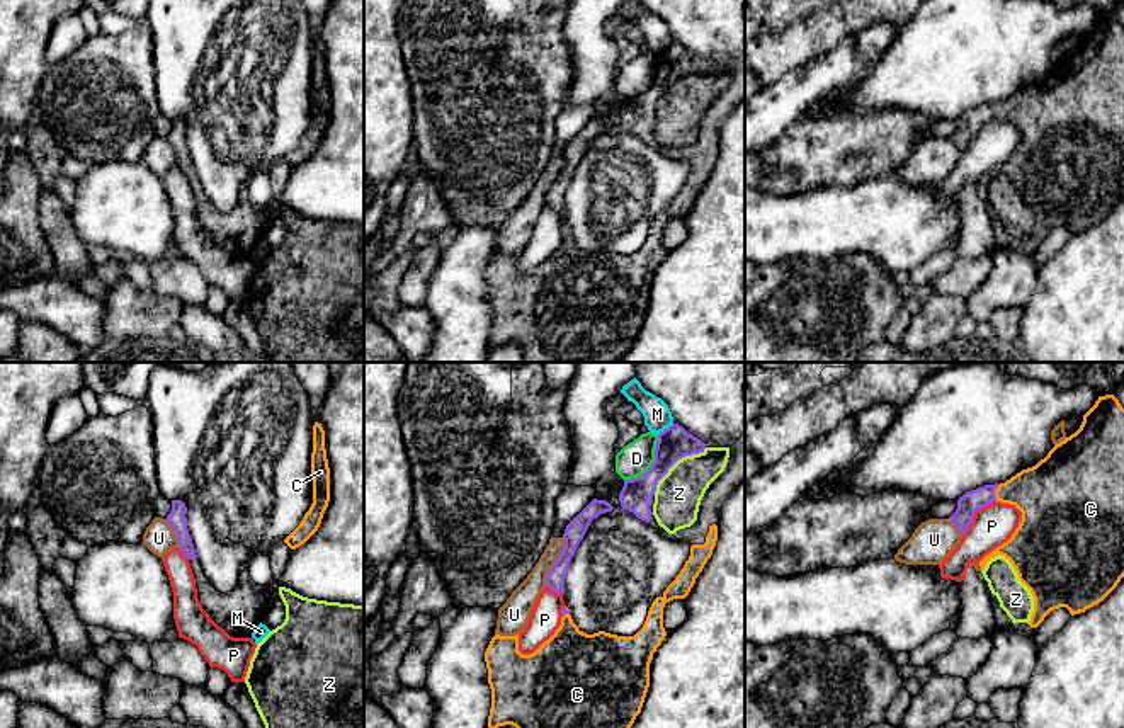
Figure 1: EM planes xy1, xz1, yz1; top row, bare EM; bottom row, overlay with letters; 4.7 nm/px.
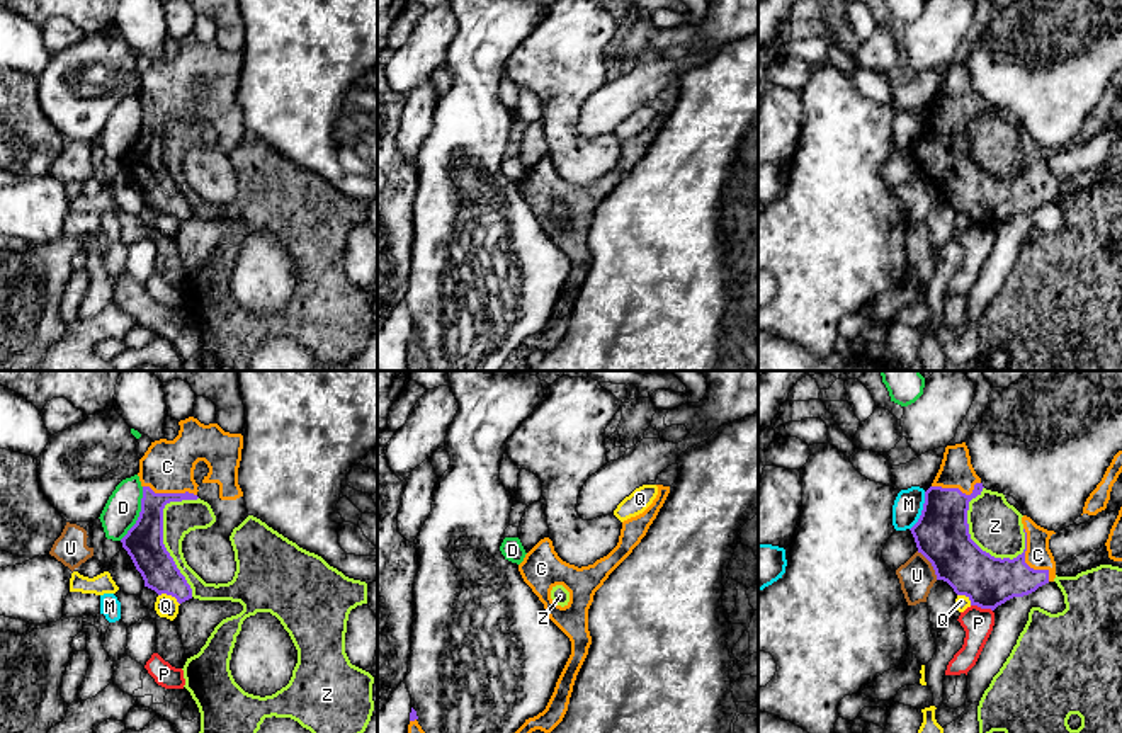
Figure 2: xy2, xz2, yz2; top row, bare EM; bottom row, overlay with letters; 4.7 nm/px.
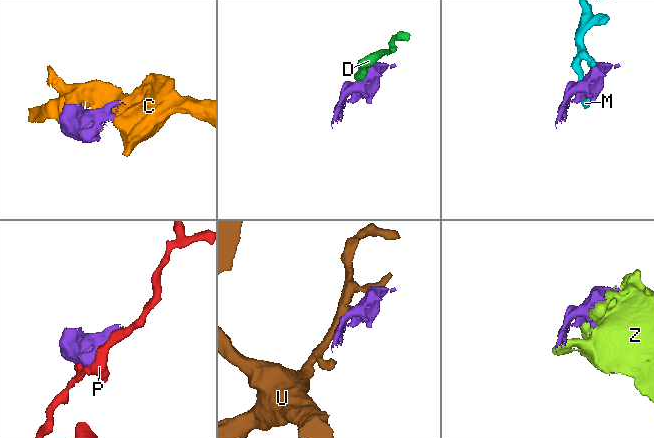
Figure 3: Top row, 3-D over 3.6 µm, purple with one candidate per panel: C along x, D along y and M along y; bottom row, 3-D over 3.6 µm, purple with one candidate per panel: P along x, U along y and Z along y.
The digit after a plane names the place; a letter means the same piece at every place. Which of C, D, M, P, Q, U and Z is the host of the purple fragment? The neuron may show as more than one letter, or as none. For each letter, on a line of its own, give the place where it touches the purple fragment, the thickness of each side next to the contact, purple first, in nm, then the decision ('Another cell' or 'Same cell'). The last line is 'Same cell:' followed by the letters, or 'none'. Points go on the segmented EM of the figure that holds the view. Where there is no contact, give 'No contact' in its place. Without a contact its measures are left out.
C: Touches purple at yz2 (1024, 560). Thickness 240 nm (purple) against 120 nm. Same cell
D: Touches purple at xz1 (652, 465). Thickness 160 nm (purple) against 160 nm. Another cell
M: Touches purple at yz2 (922, 511). Thickness 260 nm (purple) against 140 nm. Another cell
P: Touches purple at yz1 (975, 511). Thickness 100 nm (purple) against 200 nm. Another cell
Q: Touches purple at xy2 (170, 594). Thickness 170 nm (purple) against 110 nm. Another cell
U: Touches purple at xz1 (556, 562). Thickness 90 nm (purple) against 120 nm. Another cell
Z: Touches purple at yz2 (968, 533). Thickness 260 nm (purple) against 240 nm. Another cell
Same cell: C

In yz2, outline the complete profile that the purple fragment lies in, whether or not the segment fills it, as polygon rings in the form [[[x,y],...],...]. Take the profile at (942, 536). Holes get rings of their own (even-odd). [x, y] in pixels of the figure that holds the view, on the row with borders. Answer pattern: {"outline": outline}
{"outline": [[[966,442],[947,446],[940,469],[925,492],[925,503],[918,522],[910,529],[918,553],[933,566],[937,580],[947,582],[957,595],[966,595],[971,605],[994,611],[1013,597],[1023,597],[1039,587],[1054,582],[1056,561],[1049,549],[1054,531],[1037,526],[1023,515],[1025,549],[1017,558],[994,558],[983,551],[969,534],[967,510],[969,502],[983,492],[981,478],[976,474]]]}

